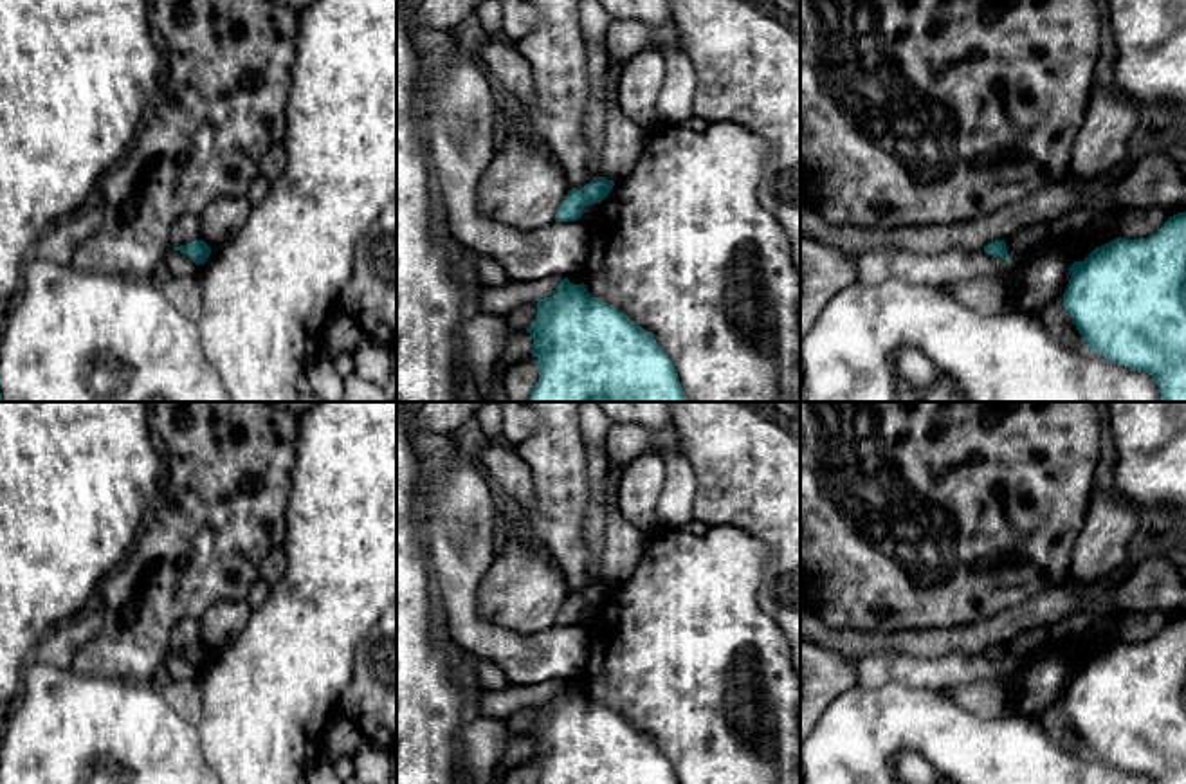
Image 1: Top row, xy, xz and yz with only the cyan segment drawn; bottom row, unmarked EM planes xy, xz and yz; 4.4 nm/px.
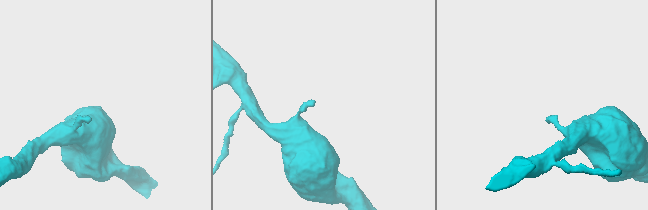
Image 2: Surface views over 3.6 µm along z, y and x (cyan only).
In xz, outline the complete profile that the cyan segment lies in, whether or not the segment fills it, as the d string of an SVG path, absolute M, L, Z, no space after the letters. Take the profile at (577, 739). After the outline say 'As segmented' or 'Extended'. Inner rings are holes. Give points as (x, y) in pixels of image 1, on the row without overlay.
M568 681L553 697L537 705L537 721L526 735L534 741L532 761L537 762L539 784L680 784L672 764L651 735L616 710L591 699L584 687L573 688Z. As segmented

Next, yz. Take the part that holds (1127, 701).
M1186 615L1148 642L1116 642L1069 672L1063 710L1087 753L1154 784L1186 784Z. As segmented

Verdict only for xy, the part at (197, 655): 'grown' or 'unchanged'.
unchanged

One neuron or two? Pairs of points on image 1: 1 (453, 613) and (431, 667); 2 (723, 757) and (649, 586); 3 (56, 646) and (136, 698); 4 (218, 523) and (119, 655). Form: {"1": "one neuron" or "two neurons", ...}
{"1": "two neurons", "2": "one neuron", "3": "two neurons", "4": "one neuron"}

